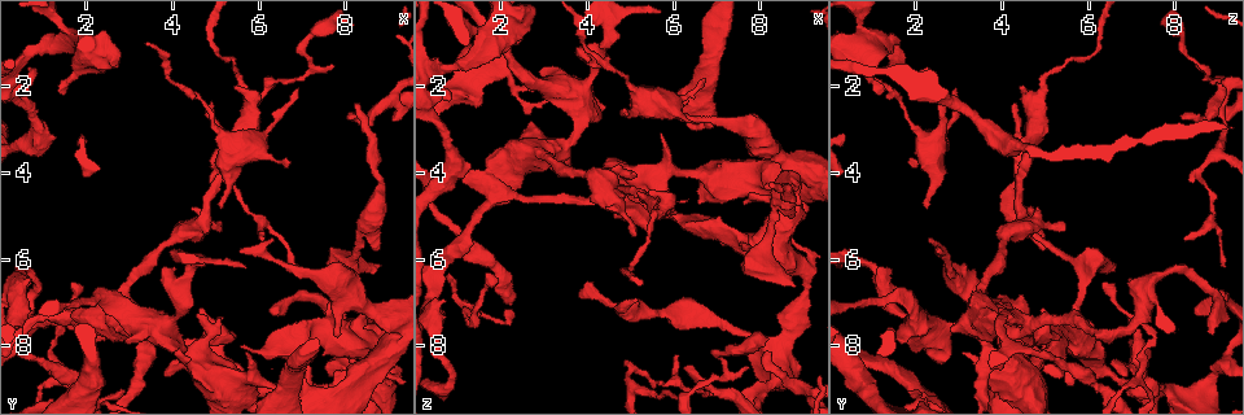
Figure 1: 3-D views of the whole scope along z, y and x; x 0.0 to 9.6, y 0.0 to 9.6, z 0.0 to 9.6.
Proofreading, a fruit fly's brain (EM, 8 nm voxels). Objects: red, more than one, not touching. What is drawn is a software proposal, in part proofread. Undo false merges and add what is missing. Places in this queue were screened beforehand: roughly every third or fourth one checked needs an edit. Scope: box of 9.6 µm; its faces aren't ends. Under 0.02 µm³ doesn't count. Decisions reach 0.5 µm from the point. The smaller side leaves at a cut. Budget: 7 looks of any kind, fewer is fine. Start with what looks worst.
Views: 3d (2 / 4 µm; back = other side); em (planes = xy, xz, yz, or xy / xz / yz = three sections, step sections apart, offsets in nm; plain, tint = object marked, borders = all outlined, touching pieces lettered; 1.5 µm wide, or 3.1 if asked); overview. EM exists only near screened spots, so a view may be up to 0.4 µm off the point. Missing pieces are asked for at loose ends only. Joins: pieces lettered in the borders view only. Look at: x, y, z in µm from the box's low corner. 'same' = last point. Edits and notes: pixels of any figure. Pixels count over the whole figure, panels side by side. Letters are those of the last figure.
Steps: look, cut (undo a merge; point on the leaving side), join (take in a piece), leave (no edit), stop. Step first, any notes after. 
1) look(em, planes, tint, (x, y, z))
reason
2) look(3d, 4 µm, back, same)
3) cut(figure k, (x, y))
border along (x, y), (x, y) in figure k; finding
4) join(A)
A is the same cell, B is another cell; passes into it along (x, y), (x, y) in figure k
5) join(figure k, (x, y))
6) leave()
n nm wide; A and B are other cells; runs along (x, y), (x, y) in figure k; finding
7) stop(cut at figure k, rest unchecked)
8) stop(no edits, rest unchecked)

look(em, yz, step 4, borders, (8.20, 2.70, 8.15))
an open end

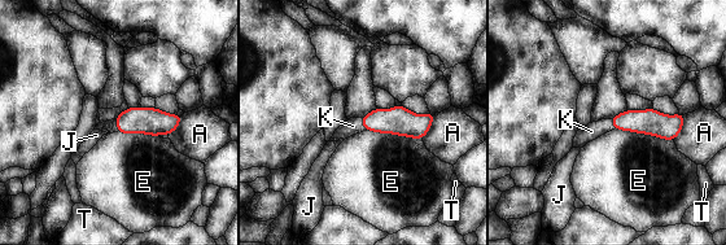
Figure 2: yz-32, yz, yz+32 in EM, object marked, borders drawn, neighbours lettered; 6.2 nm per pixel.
join(K)
K is the same cell, A, E, J and T are other cells; the neuron continues

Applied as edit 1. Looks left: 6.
look(em, xy, step 8, borders, (4.40, 8.25, 2.45))
free end

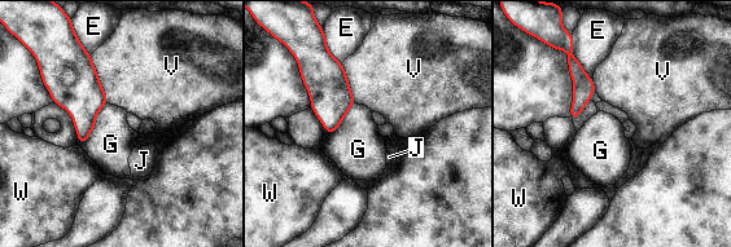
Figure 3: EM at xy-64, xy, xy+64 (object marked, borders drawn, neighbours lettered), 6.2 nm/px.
leave()
E, G, J, V and W are other cells; border along (106, 102), (81, 145) in figure 3; no lettered piece goes on from it

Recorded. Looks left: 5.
look(3d, 2 µm, (6.35, 5.95, 2.75))
a narrow waist

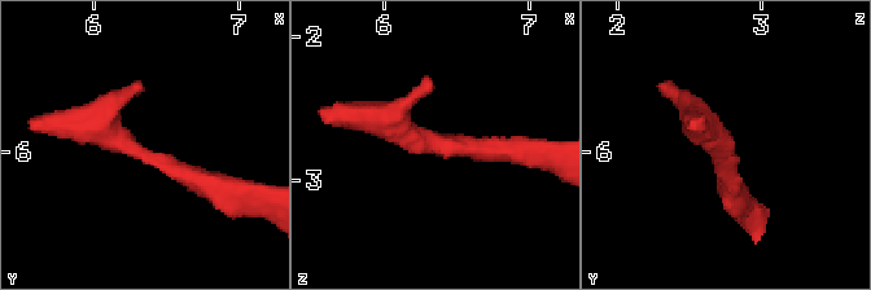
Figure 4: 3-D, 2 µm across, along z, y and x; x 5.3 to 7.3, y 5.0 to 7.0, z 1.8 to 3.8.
look(em, yz, step 8, tint, (6.30, 6.02, 2.76))
now the EM

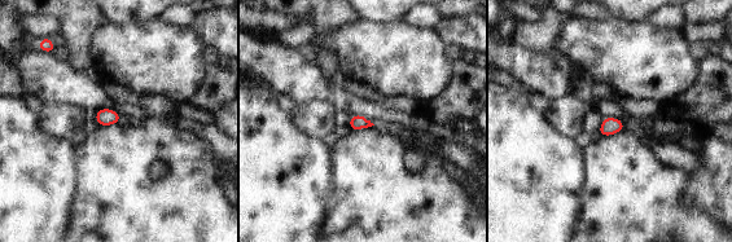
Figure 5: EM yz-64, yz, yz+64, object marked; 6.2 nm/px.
look(em, yz, step 8, borders, same)
what lies round it

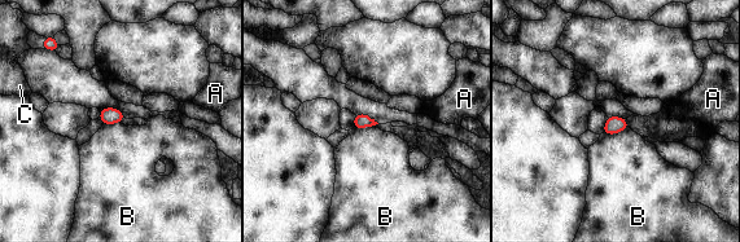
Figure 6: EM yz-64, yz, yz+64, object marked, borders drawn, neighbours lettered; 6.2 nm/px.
leave()
A, B and C are other cells; continuous, no second neuron

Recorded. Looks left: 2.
stop(join at figure 2, rest unchecked)

